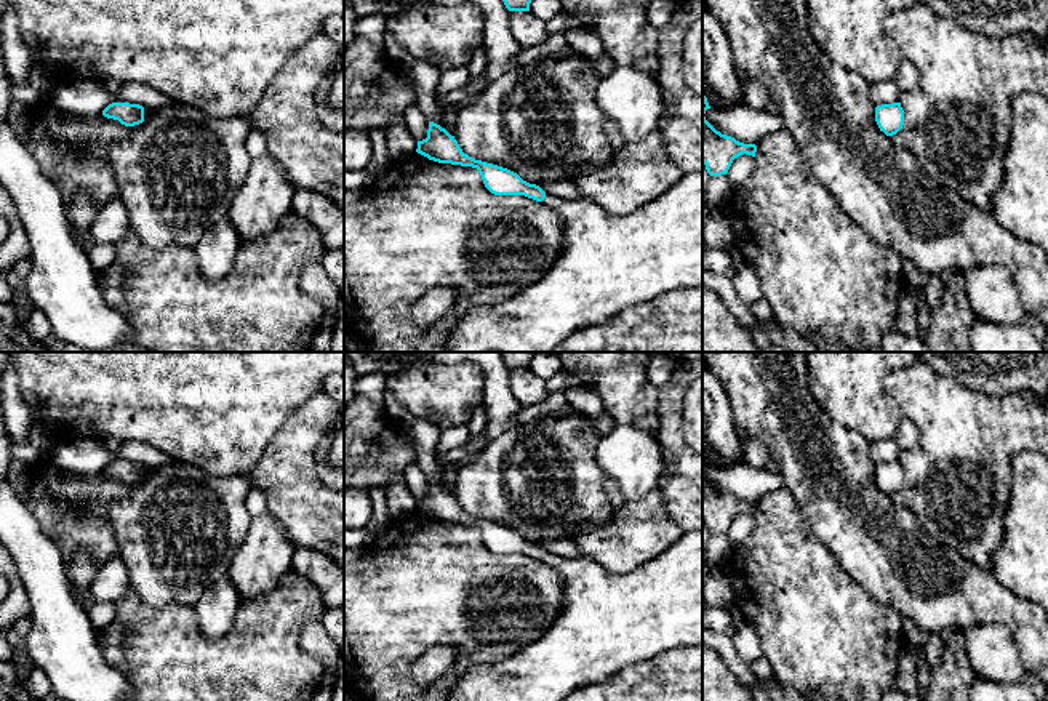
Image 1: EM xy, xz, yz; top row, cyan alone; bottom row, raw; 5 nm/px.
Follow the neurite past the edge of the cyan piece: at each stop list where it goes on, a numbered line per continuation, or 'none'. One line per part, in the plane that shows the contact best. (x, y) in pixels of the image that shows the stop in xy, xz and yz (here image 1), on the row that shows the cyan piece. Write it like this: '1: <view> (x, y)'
1: xz (608, 263)

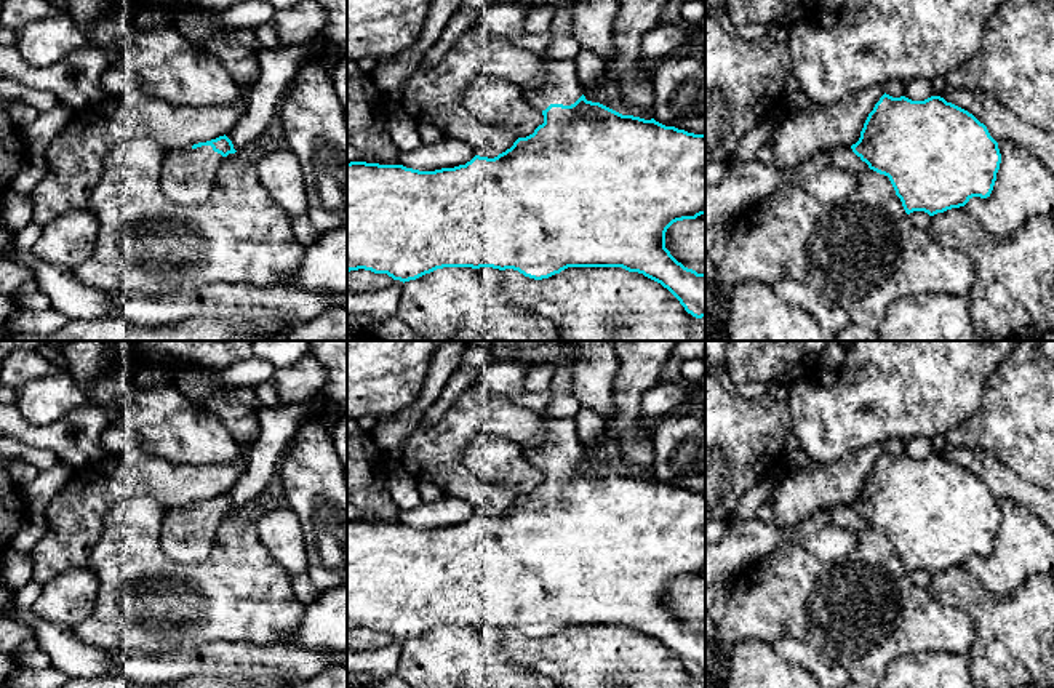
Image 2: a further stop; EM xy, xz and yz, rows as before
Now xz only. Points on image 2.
1: xz (562, 87)

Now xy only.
1: xy (187, 175)

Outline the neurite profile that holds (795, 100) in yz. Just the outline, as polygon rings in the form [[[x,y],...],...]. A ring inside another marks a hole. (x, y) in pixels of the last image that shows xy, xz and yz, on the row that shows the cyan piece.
[[[790,74],[785,80],[785,91],[781,101],[779,112],[781,114],[798,114],[806,110],[811,106],[811,99],[803,91],[800,82],[793,74]]]

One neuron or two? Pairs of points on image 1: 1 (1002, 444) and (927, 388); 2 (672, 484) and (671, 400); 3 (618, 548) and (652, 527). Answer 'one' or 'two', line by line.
1: one
2: one
3: one

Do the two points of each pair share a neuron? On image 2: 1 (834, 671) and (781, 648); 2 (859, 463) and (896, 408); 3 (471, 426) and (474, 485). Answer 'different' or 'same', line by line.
1: same
2: different
3: same

